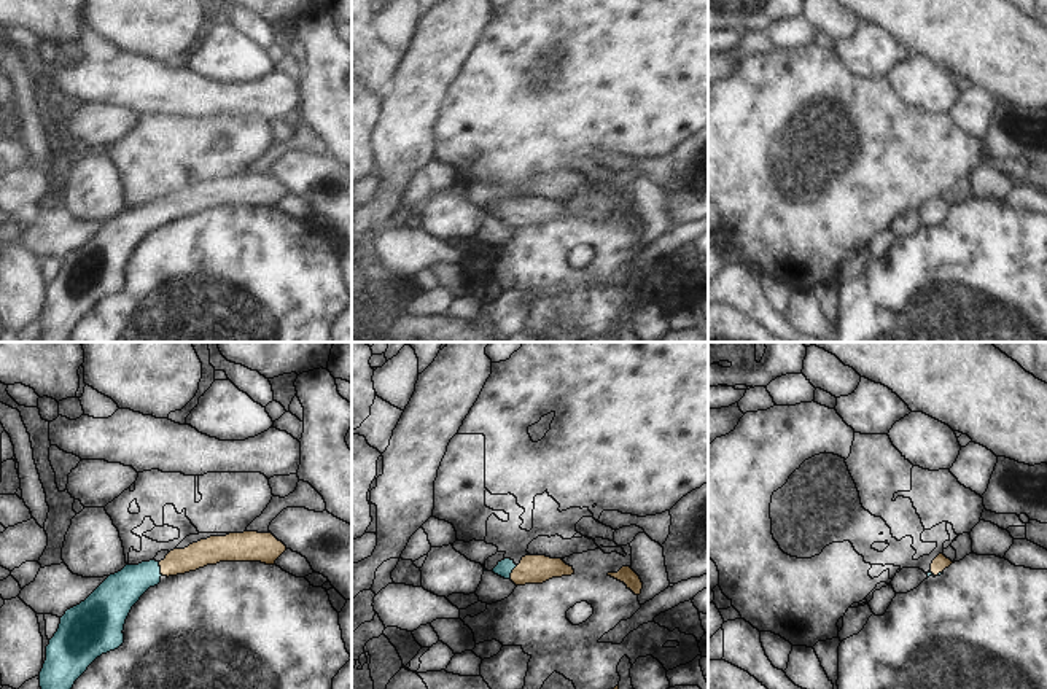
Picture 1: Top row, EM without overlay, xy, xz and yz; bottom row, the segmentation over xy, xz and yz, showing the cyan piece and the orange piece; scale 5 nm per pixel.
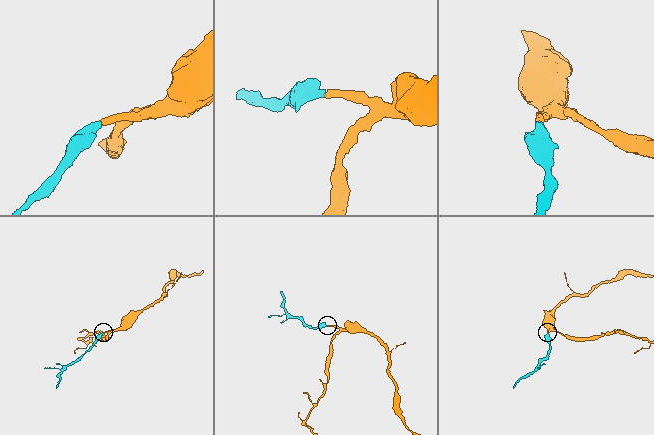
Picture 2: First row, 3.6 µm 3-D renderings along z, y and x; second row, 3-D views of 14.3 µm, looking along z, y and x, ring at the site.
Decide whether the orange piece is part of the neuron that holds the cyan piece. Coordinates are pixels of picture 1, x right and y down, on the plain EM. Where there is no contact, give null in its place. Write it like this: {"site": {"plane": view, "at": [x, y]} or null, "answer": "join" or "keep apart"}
{"site": {"plane": "xy", "at": [159, 212]}, "answer": "join"}

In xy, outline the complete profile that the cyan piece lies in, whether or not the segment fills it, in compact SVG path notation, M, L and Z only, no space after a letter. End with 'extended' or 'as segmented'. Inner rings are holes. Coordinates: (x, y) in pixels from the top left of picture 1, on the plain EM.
M243 175L210 180L185 193L173 193L161 205L126 208L60 261L38 318L40 341L68 342L75 325L97 301L123 290L123 274L132 250L162 220L185 218L220 205L274 208L285 194L286 189L272 177Z; extended

